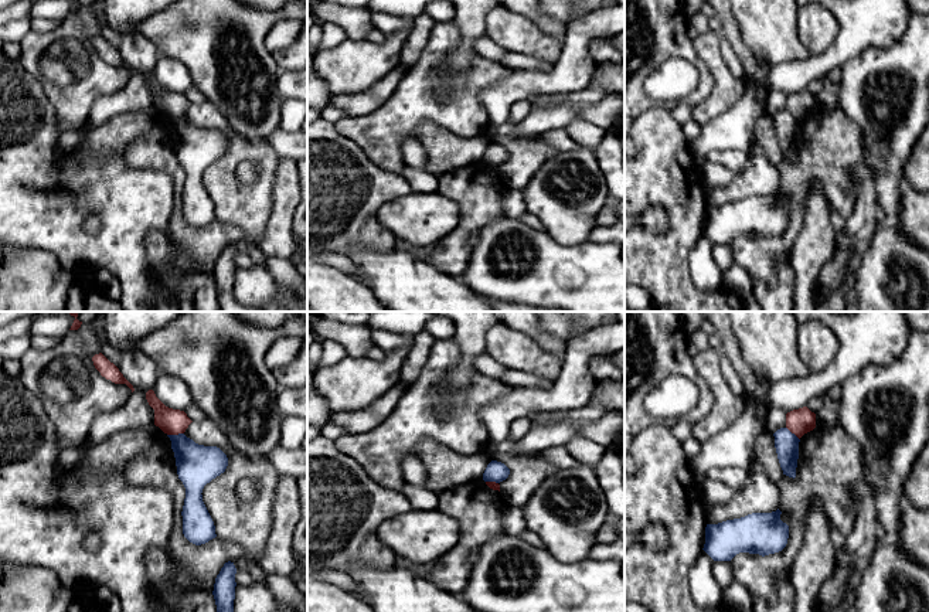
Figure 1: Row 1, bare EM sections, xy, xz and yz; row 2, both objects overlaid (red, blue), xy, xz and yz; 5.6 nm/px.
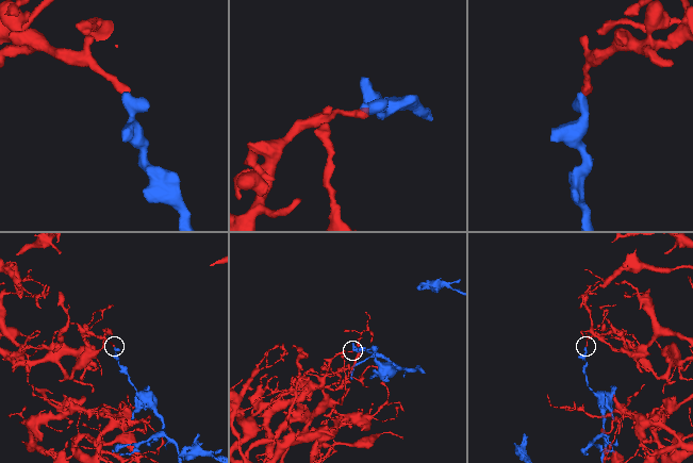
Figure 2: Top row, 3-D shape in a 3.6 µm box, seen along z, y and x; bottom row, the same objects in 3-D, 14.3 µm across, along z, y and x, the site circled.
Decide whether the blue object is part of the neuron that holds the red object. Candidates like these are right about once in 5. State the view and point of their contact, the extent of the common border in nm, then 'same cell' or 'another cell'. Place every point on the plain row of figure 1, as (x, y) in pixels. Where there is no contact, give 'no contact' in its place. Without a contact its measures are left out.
meets red in xy at (174, 116); contact 100 nm long; another cell

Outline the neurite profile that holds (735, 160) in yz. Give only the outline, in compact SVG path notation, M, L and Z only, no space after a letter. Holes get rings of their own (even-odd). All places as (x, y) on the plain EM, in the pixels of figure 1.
M742 150L717 152L715 162L726 166L732 173L739 173L746 164L746 153Z

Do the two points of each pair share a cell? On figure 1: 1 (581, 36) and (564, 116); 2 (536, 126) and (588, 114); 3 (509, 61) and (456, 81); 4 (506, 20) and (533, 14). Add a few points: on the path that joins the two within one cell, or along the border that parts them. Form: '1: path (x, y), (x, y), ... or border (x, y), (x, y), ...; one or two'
1: border (591, 82), (581, 89), (565, 94); two
2: border (606, 95), (584, 106), (578, 115); two
3: border (497, 61), (510, 70); two
4: border (521, 14), (551, 37); two

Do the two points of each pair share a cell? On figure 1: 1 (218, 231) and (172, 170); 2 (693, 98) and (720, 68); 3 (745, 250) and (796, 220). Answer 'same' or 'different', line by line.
1: same
2: different
3: same

